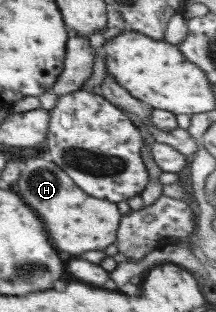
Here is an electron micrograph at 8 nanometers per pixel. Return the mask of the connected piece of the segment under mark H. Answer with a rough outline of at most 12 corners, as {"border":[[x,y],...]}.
{"border":[[41,153],[16,194],[52,246],[82,254],[114,242],[116,206],[86,196]]}

